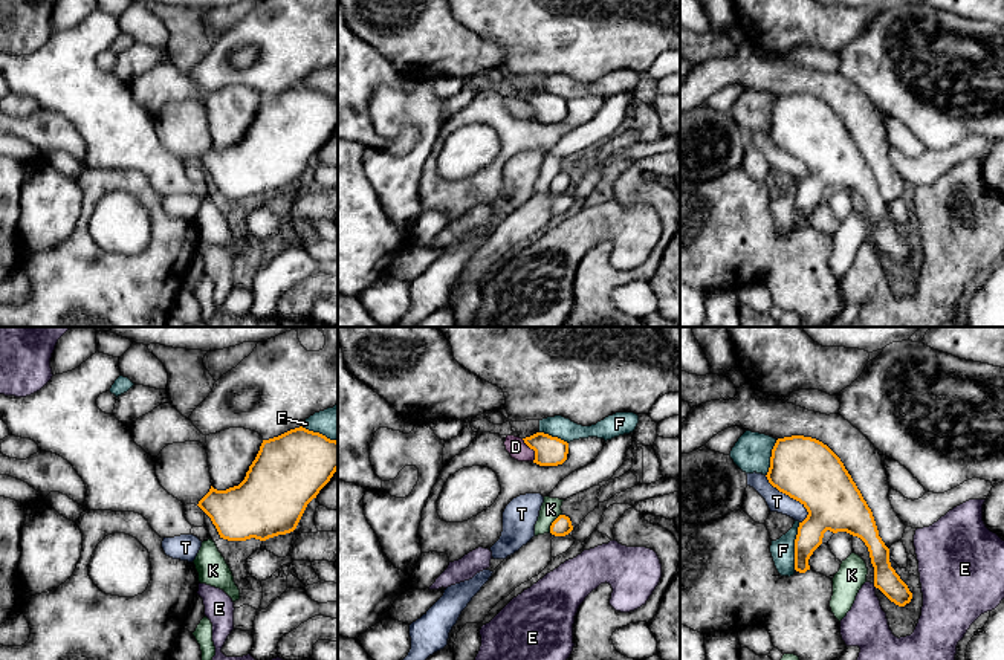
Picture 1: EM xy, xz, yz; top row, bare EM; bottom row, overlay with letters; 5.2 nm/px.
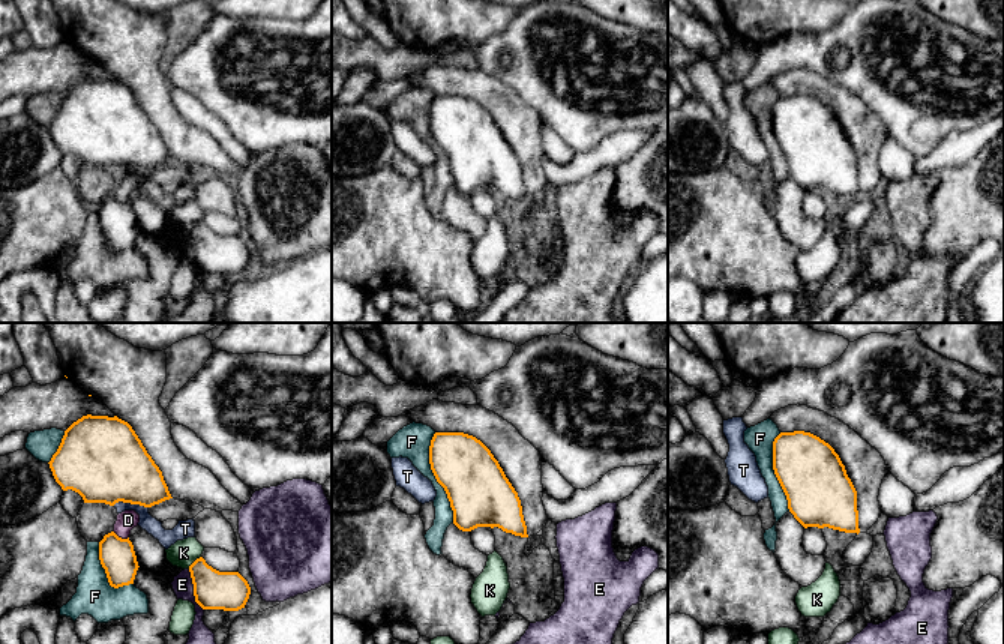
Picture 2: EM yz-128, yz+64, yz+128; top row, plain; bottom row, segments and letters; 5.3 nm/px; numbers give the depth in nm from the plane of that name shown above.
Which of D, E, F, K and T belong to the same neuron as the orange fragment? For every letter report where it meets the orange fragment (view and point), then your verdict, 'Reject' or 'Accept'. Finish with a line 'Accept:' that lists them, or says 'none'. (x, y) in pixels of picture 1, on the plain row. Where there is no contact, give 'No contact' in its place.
D: Touches orange at xz (532, 106). Reject
E: Touches orange at yz (874, 243). Reject
F: Touches orange at yz (795, 203). Reject
K: Touches orange at xz (552, 181). Reject
T: Touches orange at yz (792, 155). Reject
Accept: none

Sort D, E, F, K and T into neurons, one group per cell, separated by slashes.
D / E / F / K / T

